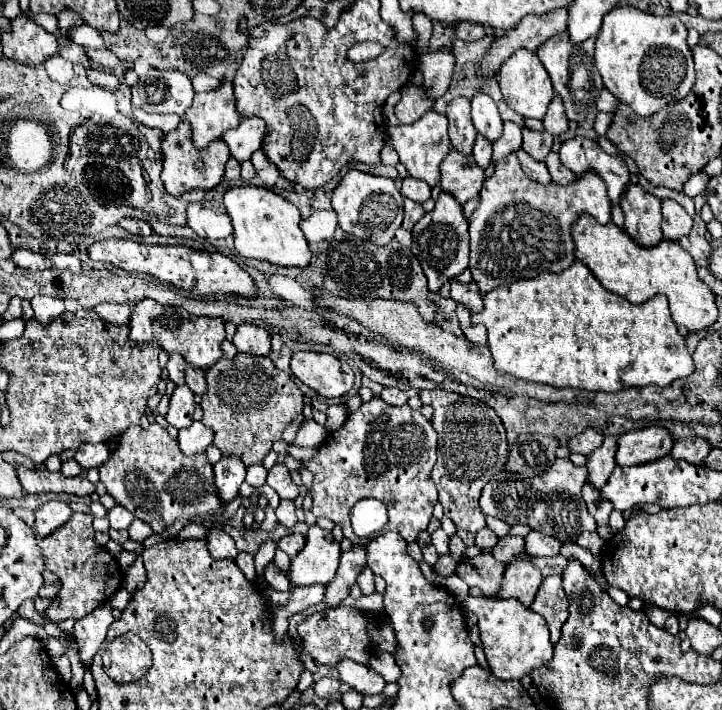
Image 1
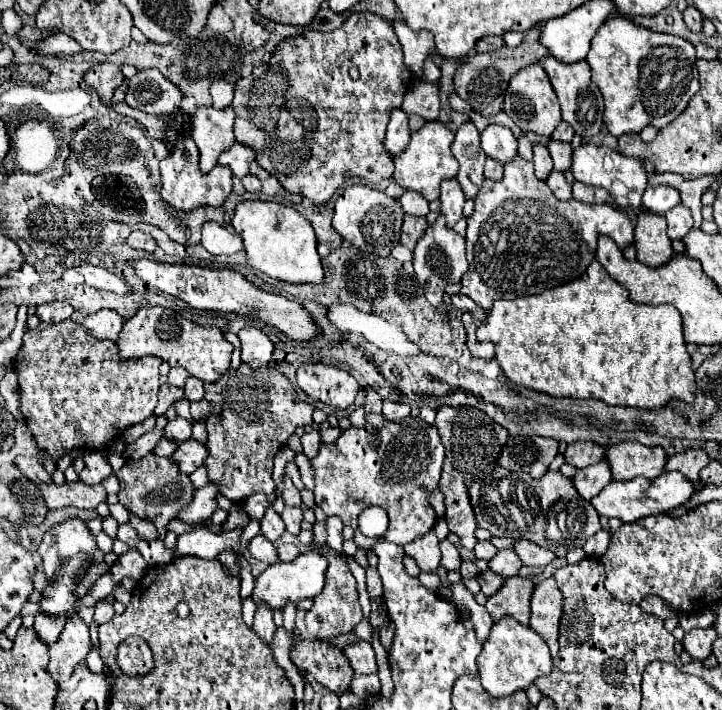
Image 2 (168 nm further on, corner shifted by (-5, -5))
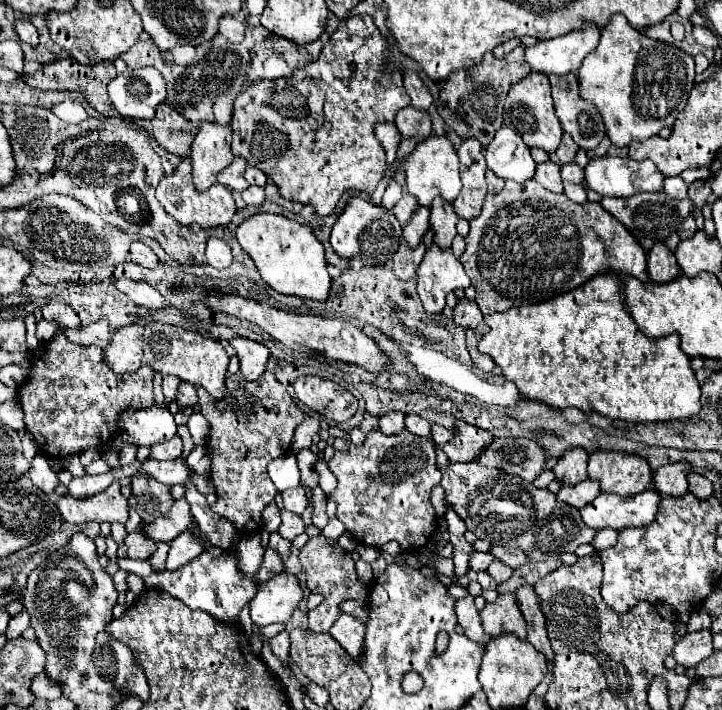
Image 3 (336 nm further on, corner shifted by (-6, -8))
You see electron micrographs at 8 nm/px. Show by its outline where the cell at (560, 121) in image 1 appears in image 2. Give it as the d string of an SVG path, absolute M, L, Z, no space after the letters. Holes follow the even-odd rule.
M561 122L557 128L555 128L555 132L551 134L551 140L557 140L557 142L571 142L571 138L573 138L573 128L567 124L567 122Z

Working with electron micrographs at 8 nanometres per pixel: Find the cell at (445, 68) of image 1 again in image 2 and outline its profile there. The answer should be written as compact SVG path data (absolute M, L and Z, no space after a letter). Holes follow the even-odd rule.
M427 82L413 84L407 90L407 94L405 94L403 112L405 114L417 114L425 122L437 120L439 118L439 92L437 92L437 84L427 84Z

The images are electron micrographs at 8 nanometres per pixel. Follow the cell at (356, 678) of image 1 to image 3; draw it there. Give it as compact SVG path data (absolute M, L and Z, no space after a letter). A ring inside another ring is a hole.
M342 613L338 621L332 625L330 635L346 649L346 653L360 661L362 659L362 641L366 639L366 627L362 621L354 619L352 615Z

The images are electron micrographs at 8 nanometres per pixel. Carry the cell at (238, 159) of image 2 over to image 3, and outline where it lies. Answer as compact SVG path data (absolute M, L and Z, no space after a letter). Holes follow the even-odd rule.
M234 157L230 167L222 169L222 173L218 173L218 183L226 185L234 191L244 191L248 187L248 183L244 179L244 171L246 171L246 161L242 161L242 157Z

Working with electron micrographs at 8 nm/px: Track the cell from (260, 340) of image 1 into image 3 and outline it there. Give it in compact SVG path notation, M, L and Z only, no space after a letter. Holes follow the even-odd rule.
M234 337L230 339L230 345L236 349L236 355L240 359L240 371L248 381L258 379L268 363L270 349L262 343L256 343L246 337Z

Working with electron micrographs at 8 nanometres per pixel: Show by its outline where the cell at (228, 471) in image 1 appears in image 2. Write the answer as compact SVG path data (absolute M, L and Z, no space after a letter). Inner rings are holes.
M209 482L207 486L195 490L193 492L193 498L191 498L191 504L179 510L177 520L185 522L185 524L209 520L211 514L213 514L213 510L217 508L217 502L215 502L217 492L219 492L217 490L217 484L213 484L213 482Z

